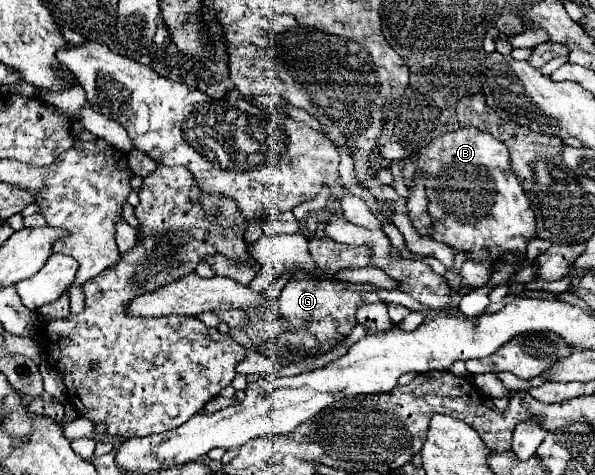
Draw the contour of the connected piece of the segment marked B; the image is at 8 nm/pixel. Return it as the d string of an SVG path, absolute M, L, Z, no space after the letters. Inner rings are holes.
M459 128L455 132L435 138L435 150L437 152L431 152L431 144L421 148L419 160L407 162L403 172L407 186L411 184L415 172L427 174L425 188L429 196L429 214L433 216L431 238L445 242L459 252L467 252L471 260L481 260L489 266L507 252L525 254L527 240L535 238L535 214L519 176L515 176L515 172L511 170L511 154L507 152L507 146L491 134L479 132L475 128Z

